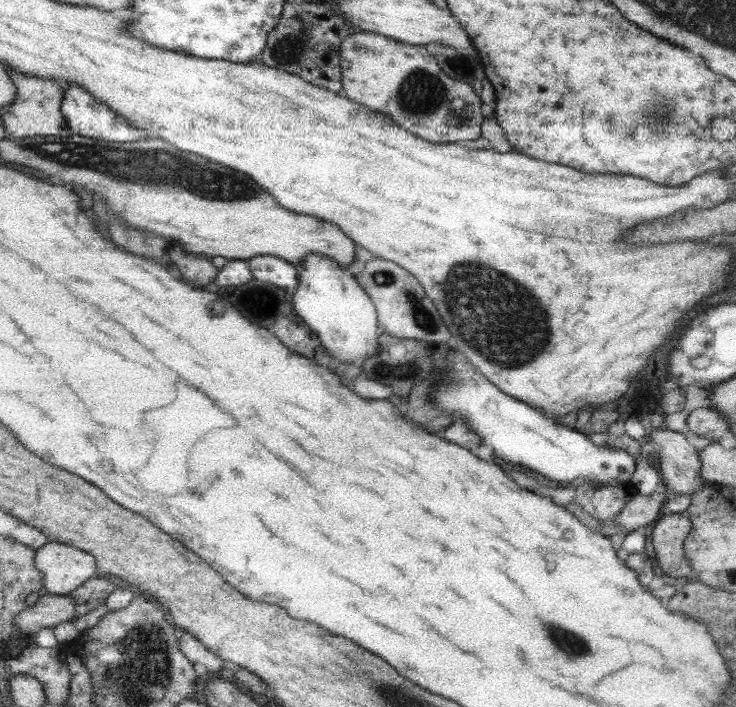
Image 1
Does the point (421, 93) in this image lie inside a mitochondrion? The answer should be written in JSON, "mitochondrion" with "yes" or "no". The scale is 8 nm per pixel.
{"mitochondrion":"yes"}

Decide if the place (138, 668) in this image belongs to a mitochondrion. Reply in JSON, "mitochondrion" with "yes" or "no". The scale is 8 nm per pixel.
{"mitochondrion":"yes"}

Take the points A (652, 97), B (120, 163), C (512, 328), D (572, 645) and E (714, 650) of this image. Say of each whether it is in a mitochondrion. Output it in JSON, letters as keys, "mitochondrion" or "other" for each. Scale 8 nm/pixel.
{"A":"mitochondrion","B":"mitochondrion","C":"mitochondrion","D":"mitochondrion","E":"other"}

